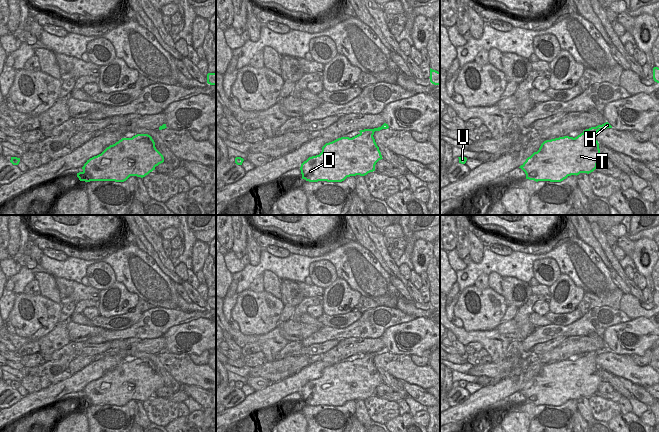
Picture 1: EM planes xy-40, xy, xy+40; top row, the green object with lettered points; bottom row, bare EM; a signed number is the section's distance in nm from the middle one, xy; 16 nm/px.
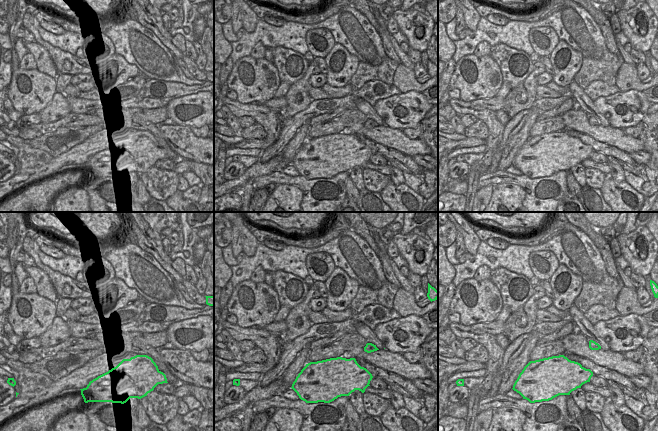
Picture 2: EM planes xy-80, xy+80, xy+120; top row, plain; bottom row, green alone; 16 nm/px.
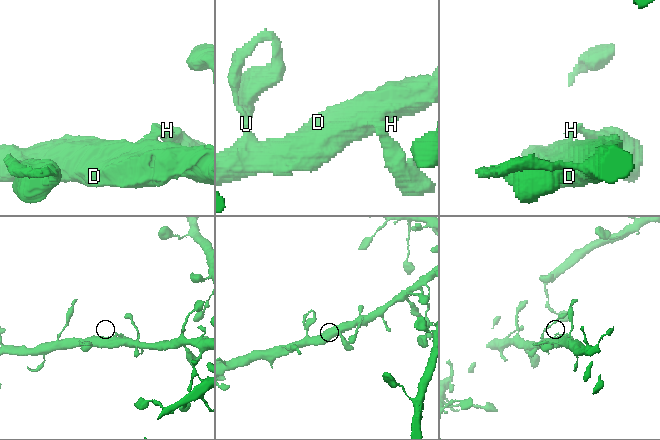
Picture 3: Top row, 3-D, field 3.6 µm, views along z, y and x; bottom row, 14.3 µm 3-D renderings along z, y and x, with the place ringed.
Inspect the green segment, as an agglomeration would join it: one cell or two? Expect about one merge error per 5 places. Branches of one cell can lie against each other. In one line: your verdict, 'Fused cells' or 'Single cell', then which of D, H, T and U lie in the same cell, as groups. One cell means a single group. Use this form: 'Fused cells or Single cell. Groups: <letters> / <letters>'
Single cell. Groups: D H T U

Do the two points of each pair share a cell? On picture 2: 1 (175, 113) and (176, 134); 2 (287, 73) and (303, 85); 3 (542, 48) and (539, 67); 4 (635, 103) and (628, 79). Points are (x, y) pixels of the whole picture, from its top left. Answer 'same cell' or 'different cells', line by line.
1: different cells
2: different cells
3: different cells
4: different cells

